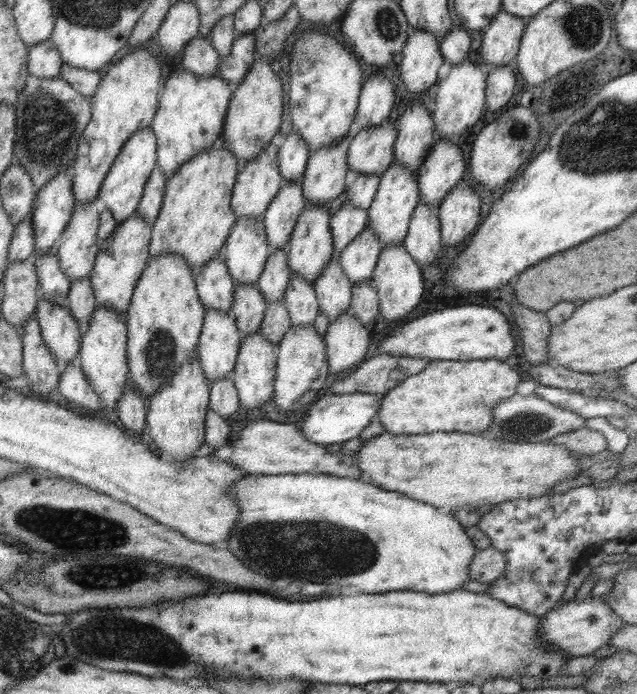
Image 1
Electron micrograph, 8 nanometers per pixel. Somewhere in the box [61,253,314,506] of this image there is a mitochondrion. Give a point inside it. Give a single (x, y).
(160, 356)

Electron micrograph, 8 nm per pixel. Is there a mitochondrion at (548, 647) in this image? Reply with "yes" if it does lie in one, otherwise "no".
no

